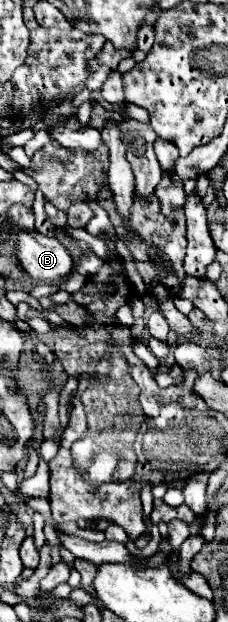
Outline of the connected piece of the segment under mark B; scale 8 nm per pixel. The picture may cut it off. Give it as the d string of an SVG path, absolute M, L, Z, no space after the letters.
M40 233L18 235L16 255L24 271L38 283L52 285L74 271L74 261L68 249L58 241Z

